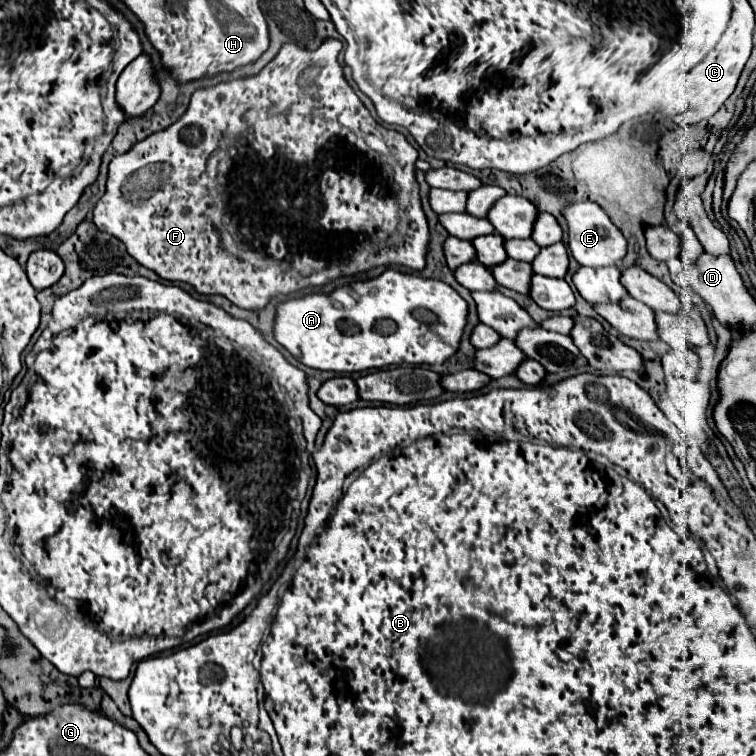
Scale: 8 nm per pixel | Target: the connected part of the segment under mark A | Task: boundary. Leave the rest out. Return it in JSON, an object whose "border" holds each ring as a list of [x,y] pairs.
{"border":[[[385,269],[375,279],[355,281],[351,285],[337,287],[331,293],[309,293],[305,297],[279,303],[275,309],[273,337],[279,345],[283,345],[295,359],[299,359],[307,367],[337,373],[357,373],[402,363],[442,364],[457,351],[465,323],[467,323],[467,303],[459,297],[459,293],[453,287],[437,279],[401,273],[397,269]]]}

